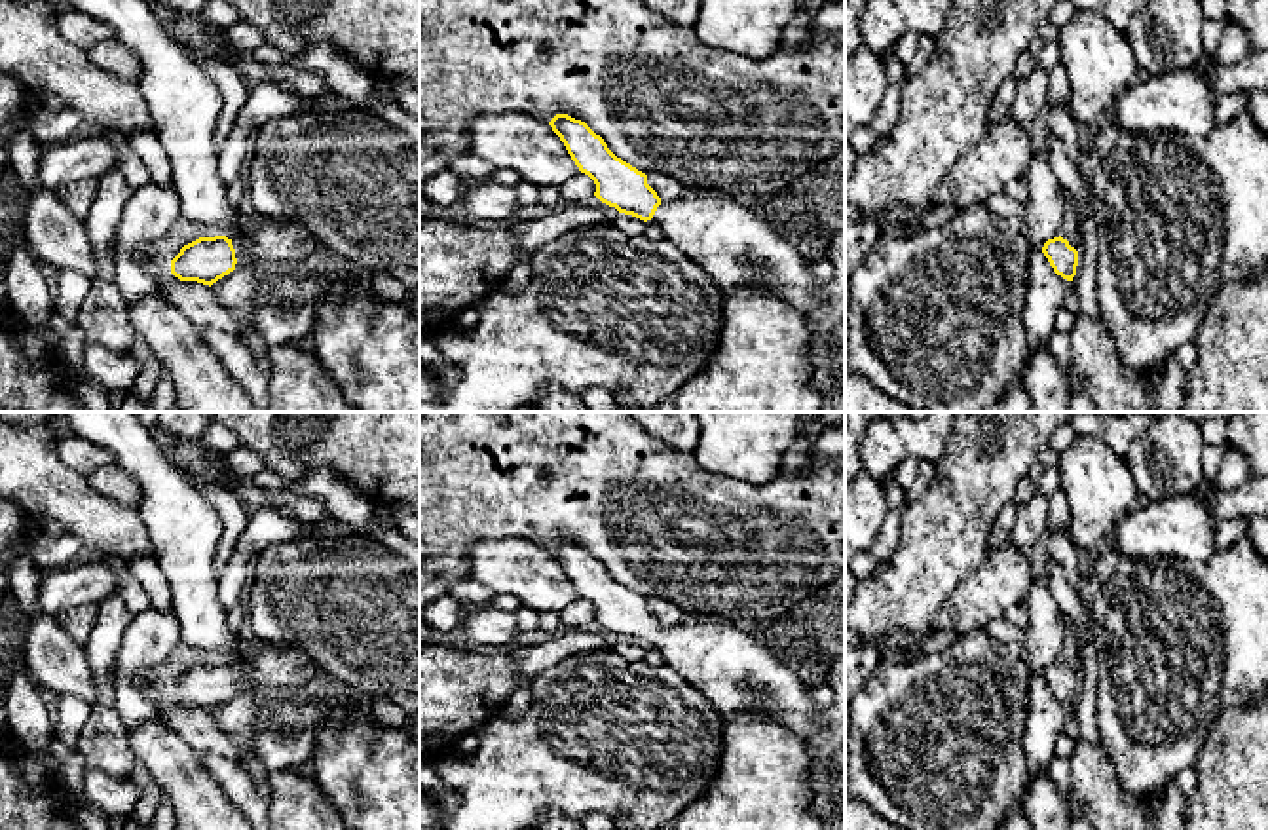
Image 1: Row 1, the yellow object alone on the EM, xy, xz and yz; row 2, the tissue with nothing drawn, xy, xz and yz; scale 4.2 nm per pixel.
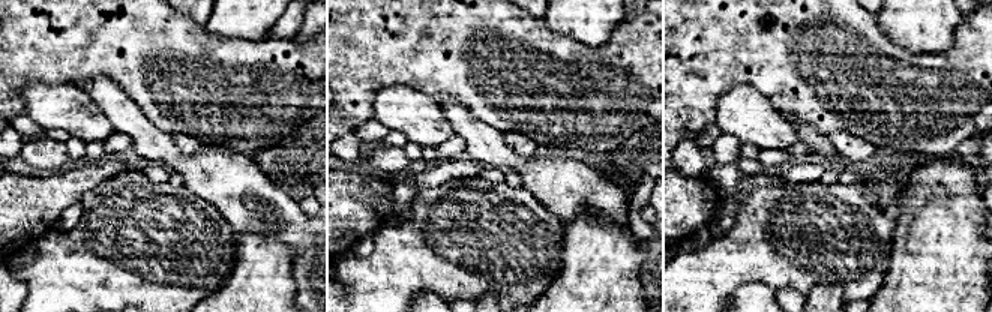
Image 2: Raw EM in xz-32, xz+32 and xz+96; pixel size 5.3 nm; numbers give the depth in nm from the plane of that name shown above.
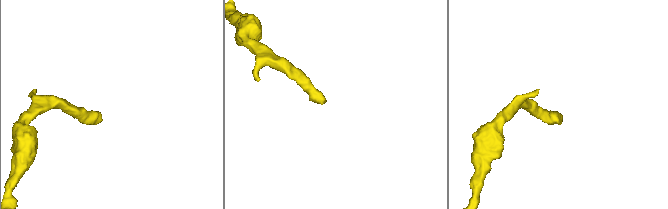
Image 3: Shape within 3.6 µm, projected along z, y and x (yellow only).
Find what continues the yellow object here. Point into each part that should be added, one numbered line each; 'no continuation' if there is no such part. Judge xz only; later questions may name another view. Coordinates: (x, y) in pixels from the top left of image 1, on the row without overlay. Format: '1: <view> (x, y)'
1: xz (737, 673)

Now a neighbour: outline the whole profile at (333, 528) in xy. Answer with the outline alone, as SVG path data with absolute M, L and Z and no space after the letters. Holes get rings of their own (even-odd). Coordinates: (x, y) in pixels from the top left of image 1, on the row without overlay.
M327 517L325 526L315 532L315 538L319 539L340 539L347 536L353 536L351 528L346 522L332 517Z

